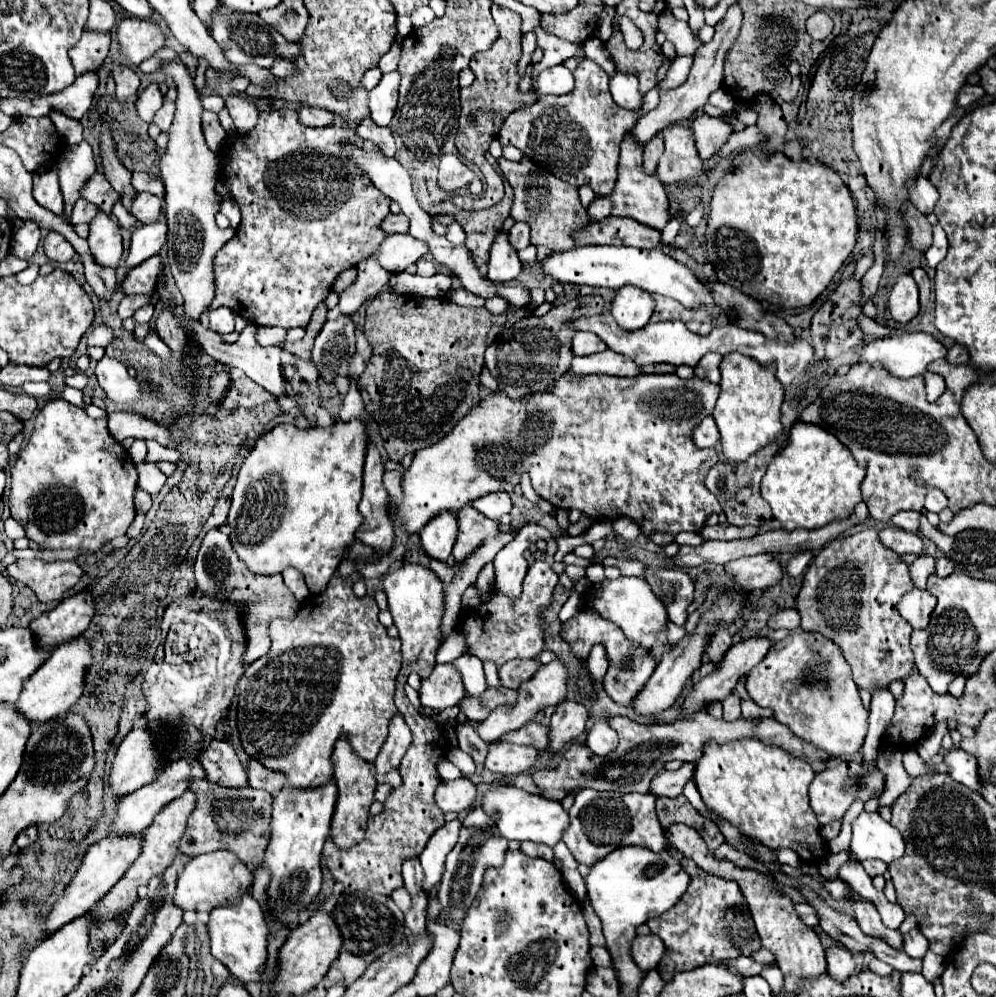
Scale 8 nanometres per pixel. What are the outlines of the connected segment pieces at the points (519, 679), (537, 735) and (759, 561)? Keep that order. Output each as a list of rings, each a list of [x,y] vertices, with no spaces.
[[[526,659],[526,661],[508,661],[504,667],[498,669],[498,677],[500,677],[500,685],[502,687],[510,687],[510,689],[518,689],[520,683],[524,683],[526,679],[532,677],[532,673],[536,673],[540,667],[540,663],[536,659]]]
[[[528,721],[528,725],[524,725],[522,729],[518,729],[514,733],[506,733],[506,737],[502,737],[502,741],[532,745],[538,751],[544,751],[546,743],[548,743],[548,731],[550,731],[548,727],[542,727],[536,721]]]
[[[760,553],[752,557],[740,557],[726,565],[726,573],[734,583],[740,583],[750,591],[764,591],[778,585],[784,577],[780,561],[770,553]]]

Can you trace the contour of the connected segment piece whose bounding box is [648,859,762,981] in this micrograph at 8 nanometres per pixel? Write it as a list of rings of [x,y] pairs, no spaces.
[[[682,859],[682,867],[690,875],[688,891],[672,909],[648,921],[650,931],[666,945],[664,957],[658,963],[658,973],[664,981],[670,981],[676,973],[690,971],[706,963],[720,963],[742,955],[750,957],[762,947],[738,883],[704,873],[690,859]]]

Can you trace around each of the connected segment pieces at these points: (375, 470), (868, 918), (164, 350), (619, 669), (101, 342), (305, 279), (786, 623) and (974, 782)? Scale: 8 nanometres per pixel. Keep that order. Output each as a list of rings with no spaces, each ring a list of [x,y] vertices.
[[[370,445],[368,453],[366,453],[366,463],[364,463],[364,489],[362,489],[362,501],[360,501],[360,513],[364,515],[364,523],[358,529],[356,537],[364,545],[370,545],[376,549],[390,549],[394,543],[394,523],[390,517],[390,503],[392,501],[390,501],[388,491],[384,489],[382,475],[384,475],[384,465],[382,465],[380,453],[374,445]]]
[[[850,899],[850,903],[852,903],[852,909],[854,909],[854,919],[858,921],[858,927],[862,929],[862,933],[866,933],[868,937],[880,937],[896,949],[902,947],[902,935],[894,929],[888,929],[882,923],[880,913],[876,911],[874,903],[862,901],[862,899]]]
[[[150,331],[146,336],[144,343],[149,349],[152,349],[160,359],[170,359],[170,349],[166,347],[166,343],[158,337],[157,333]]]
[[[584,605],[574,617],[570,617],[566,623],[562,623],[560,635],[570,645],[572,653],[578,661],[585,662],[596,643],[606,647],[608,673],[604,677],[604,687],[606,687],[608,697],[618,705],[630,705],[632,699],[638,695],[638,691],[646,685],[646,681],[650,679],[650,675],[656,667],[656,659],[650,651],[642,649],[640,645],[634,645],[634,641],[630,641],[622,633],[622,629],[618,629],[618,625],[614,625],[612,621],[606,621],[604,617],[598,617],[598,613],[594,613],[588,605]]]
[[[98,325],[94,331],[88,335],[88,345],[98,345],[98,347],[108,347],[112,341],[112,329],[108,325]]]
[[[294,109],[262,111],[258,125],[250,135],[230,137],[224,143],[222,159],[228,159],[228,165],[220,171],[220,179],[240,205],[242,221],[232,241],[216,255],[216,299],[210,309],[226,305],[246,321],[256,321],[256,325],[264,327],[306,327],[318,303],[328,297],[336,275],[354,267],[378,249],[386,237],[380,223],[390,215],[392,201],[374,187],[358,165],[354,165],[350,153],[342,147],[342,141],[380,153],[378,145],[360,139],[354,129],[302,125]]]
[[[798,609],[778,611],[776,615],[770,617],[768,627],[770,627],[770,629],[788,629],[788,631],[798,629],[798,627],[800,627],[800,613],[798,613]]]
[[[952,749],[944,755],[944,761],[950,765],[950,777],[956,779],[958,783],[970,787],[972,791],[980,791],[980,781],[978,781],[978,761],[962,749]]]

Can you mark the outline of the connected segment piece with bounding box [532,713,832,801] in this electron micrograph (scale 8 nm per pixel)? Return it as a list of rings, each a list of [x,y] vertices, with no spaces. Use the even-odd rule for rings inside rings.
[[[696,713],[694,717],[678,719],[674,723],[644,725],[644,723],[630,721],[628,717],[622,717],[622,715],[612,715],[612,729],[618,733],[620,745],[608,757],[594,755],[586,745],[570,743],[570,747],[562,753],[558,767],[534,771],[532,779],[544,791],[544,797],[562,801],[568,795],[568,791],[578,791],[582,787],[590,787],[596,791],[604,791],[604,789],[620,791],[622,789],[624,793],[646,793],[650,789],[650,781],[664,769],[666,761],[672,761],[672,759],[680,759],[684,763],[698,761],[704,751],[704,745],[710,741],[724,745],[724,741],[730,743],[730,741],[738,741],[738,739],[748,739],[752,735],[758,737],[758,741],[762,741],[766,745],[786,749],[786,753],[790,753],[792,757],[804,759],[808,763],[832,759],[826,751],[802,741],[786,725],[778,723],[776,719],[762,719],[758,723],[738,719],[738,721],[726,723],[724,719],[714,719],[708,713]]]

